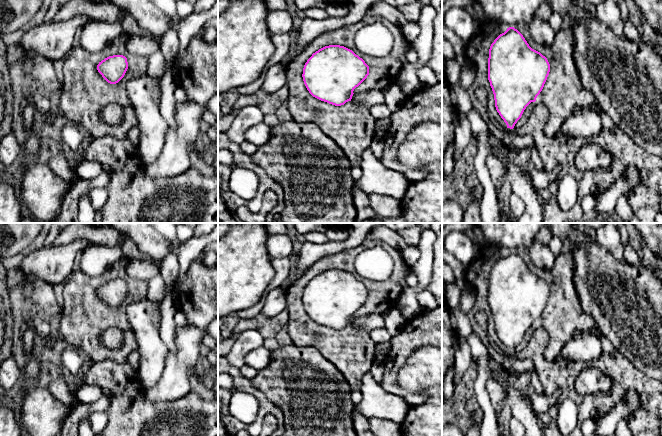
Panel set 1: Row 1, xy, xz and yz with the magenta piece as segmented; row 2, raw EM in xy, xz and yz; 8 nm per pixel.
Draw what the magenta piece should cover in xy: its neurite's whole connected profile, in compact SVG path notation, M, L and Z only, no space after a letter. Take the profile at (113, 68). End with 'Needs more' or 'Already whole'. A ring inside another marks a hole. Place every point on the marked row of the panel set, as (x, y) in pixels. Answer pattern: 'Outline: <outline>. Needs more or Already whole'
Outline: M123 55L109 56L97 65L98 72L110 84L118 83L124 77L127 69L127 58Z. Already whole

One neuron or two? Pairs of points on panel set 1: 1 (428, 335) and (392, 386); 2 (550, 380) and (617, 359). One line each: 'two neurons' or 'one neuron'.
1: one neuron
2: one neuron

